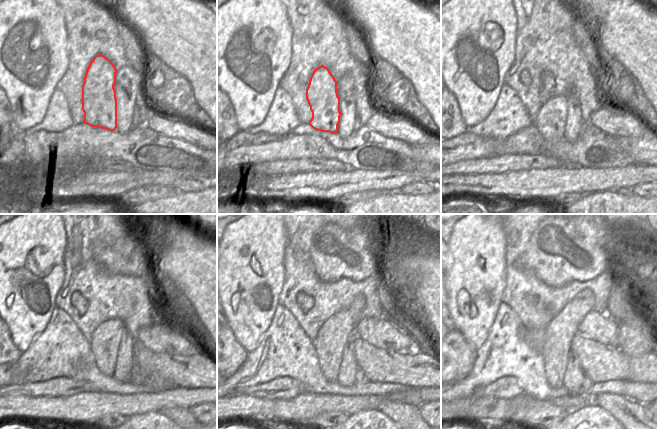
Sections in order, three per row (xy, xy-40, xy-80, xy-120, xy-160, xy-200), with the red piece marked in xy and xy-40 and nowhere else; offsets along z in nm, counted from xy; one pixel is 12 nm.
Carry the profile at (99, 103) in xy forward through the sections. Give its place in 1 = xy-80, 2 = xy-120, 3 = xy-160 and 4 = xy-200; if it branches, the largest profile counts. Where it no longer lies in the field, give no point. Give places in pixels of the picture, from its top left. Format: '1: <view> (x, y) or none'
1: xy-80 (551, 119)
2: xy-120 (105, 340)
3: xy-160 (332, 337)
4: xy-200 (559, 333)

